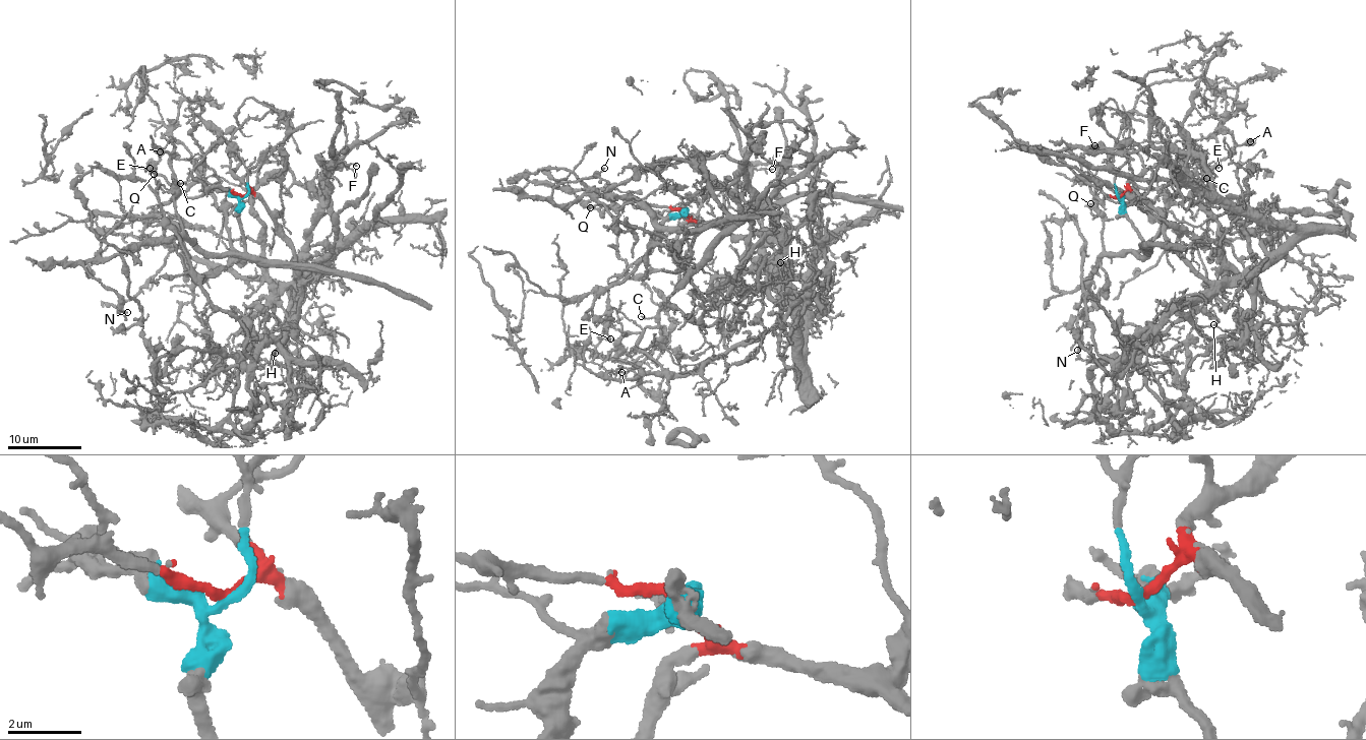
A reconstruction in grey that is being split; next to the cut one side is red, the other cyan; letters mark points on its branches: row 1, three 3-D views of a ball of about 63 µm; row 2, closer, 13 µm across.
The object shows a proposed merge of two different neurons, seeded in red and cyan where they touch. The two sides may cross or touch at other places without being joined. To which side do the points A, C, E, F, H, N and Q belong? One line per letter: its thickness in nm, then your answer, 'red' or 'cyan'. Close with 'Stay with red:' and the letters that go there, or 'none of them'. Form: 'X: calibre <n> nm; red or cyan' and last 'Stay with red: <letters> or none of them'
A: calibre 220 nm; cyan
C: calibre 170 nm; cyan
E: calibre 120 nm; cyan
F: calibre 90 nm; red
H: calibre 90 nm; red
N: calibre 150 nm; cyan
Q: calibre 140 nm; cyan
Stay with red: F, H

